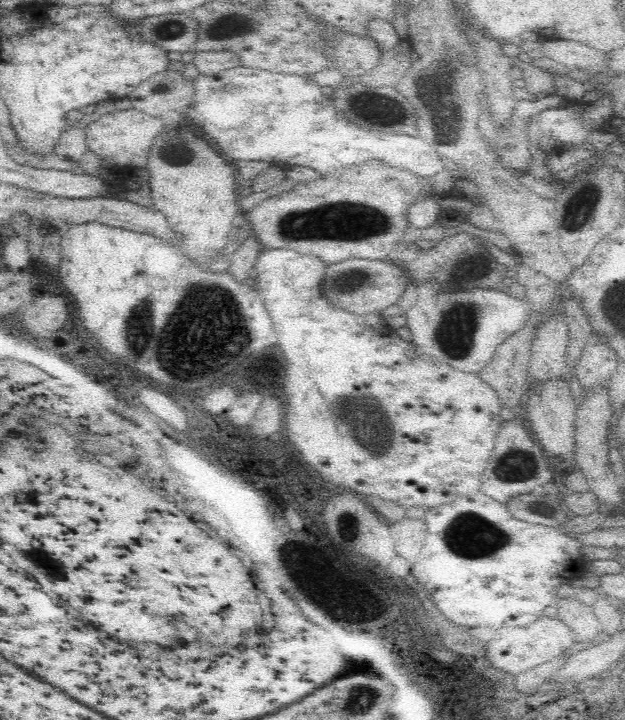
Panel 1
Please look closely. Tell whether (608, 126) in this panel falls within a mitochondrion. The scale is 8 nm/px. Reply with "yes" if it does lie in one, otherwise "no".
no

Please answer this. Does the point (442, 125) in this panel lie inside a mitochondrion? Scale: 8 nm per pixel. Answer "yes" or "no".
yes

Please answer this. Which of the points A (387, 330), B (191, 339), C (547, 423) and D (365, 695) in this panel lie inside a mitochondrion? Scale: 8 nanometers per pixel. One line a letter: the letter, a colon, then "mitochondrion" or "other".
A: other
B: mitochondrion
C: other
D: mitochondrion

